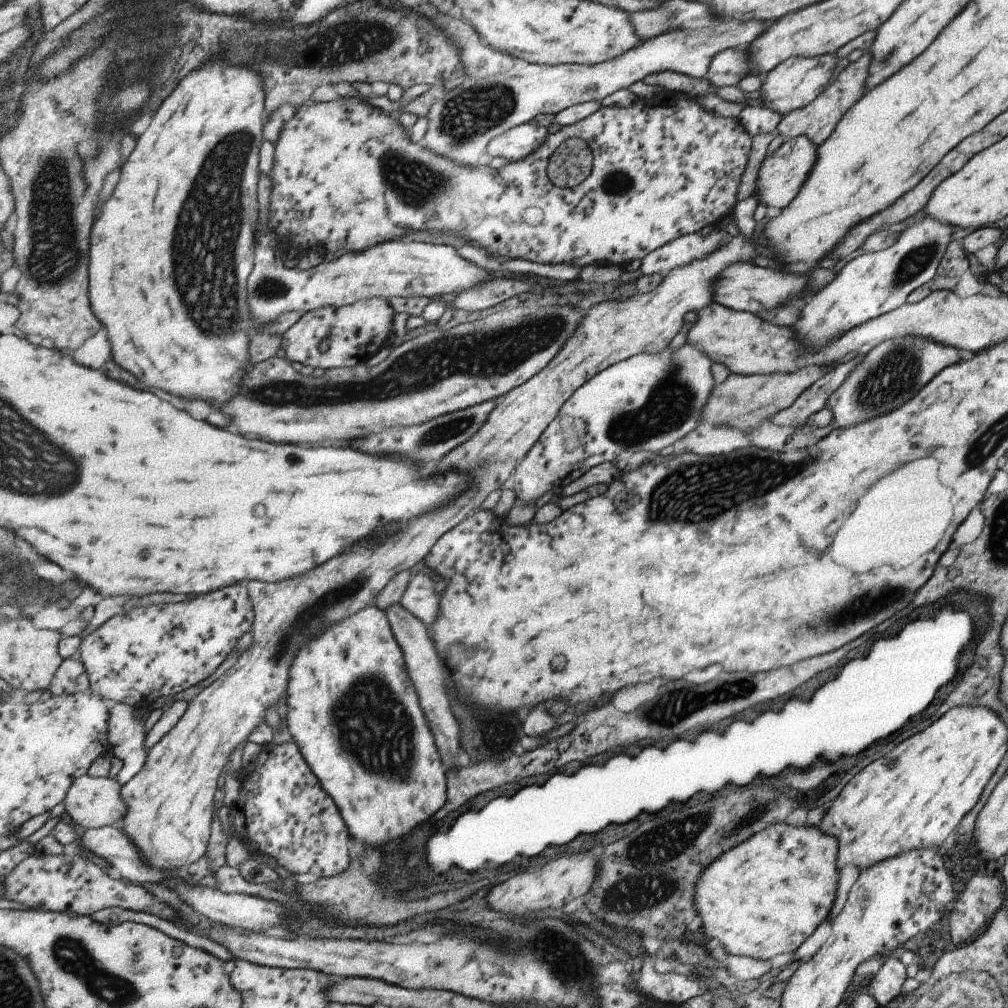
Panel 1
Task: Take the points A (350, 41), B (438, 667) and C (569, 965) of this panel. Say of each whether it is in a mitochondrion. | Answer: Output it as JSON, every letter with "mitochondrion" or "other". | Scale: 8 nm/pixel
{"A":"mitochondrion","B":"other","C":"mitochondrion"}

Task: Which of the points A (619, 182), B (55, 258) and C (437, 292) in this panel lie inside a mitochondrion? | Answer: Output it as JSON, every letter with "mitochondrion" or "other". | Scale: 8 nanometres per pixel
{"A":"mitochondrion","B":"mitochondrion","C":"other"}

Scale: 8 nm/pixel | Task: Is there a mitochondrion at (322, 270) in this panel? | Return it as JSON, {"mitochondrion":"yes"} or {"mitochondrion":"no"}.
{"mitochondrion":"no"}

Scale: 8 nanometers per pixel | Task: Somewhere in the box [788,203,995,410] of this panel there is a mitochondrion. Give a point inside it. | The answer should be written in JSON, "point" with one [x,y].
{"point":[917,260]}

